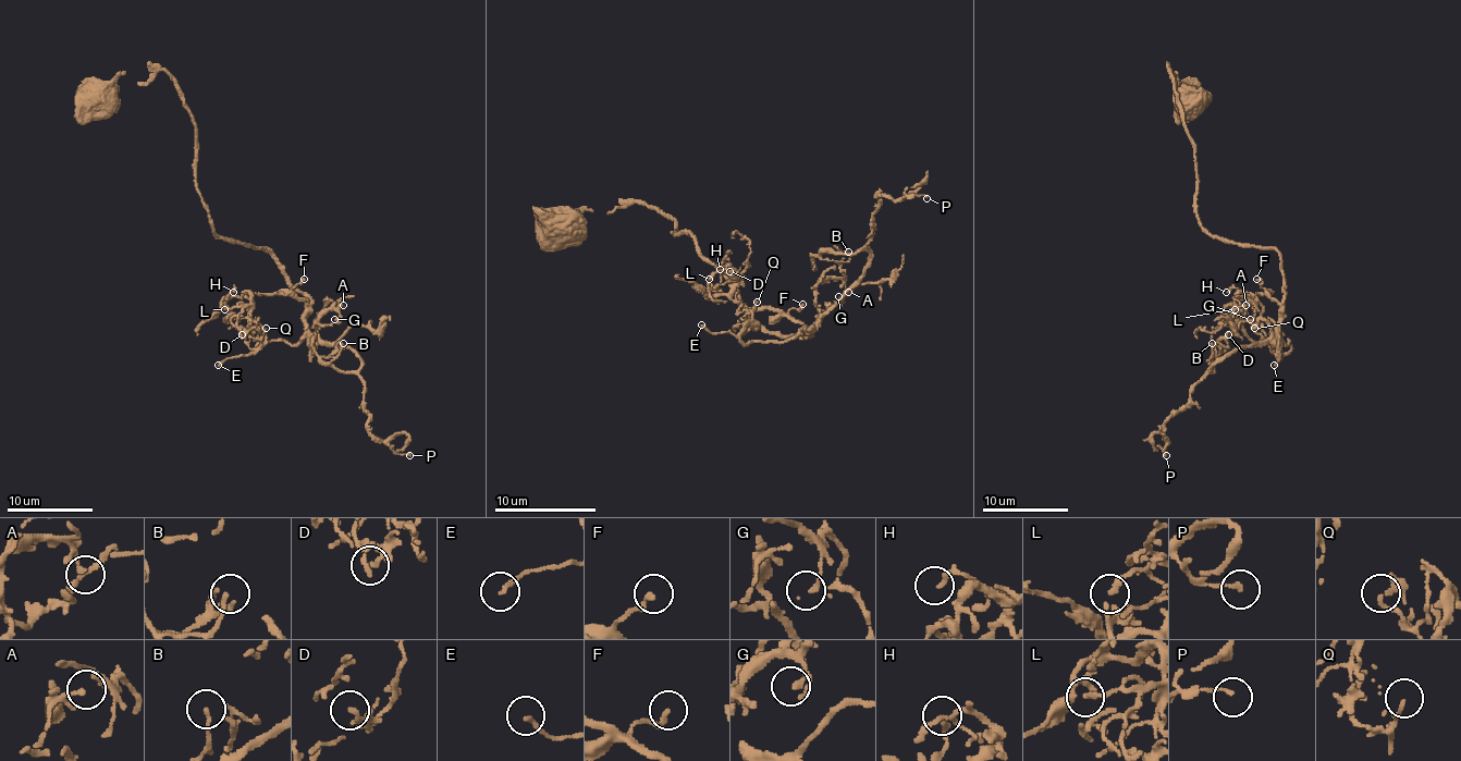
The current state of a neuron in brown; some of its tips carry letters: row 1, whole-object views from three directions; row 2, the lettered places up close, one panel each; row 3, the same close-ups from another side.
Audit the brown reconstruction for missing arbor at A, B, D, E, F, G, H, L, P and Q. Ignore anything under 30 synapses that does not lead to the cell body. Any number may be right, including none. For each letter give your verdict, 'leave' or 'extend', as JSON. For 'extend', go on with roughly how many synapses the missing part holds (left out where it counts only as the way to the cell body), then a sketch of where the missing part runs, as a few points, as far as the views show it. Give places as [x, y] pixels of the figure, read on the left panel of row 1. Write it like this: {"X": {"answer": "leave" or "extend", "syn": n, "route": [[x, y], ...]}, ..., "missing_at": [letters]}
{"A": {"answer": "leave"}, "B": {"answer": "leave"}, "D": {"answer": "leave"}, "E": {"answer": "leave"}, "F": {"answer": "leave"}, "G": {"answer": "leave"}, "H": {"answer": "leave"}, "L": {"answer": "leave"}, "P": {"answer": "leave"}, "Q": {"answer": "leave"}, "missing_at": []}

